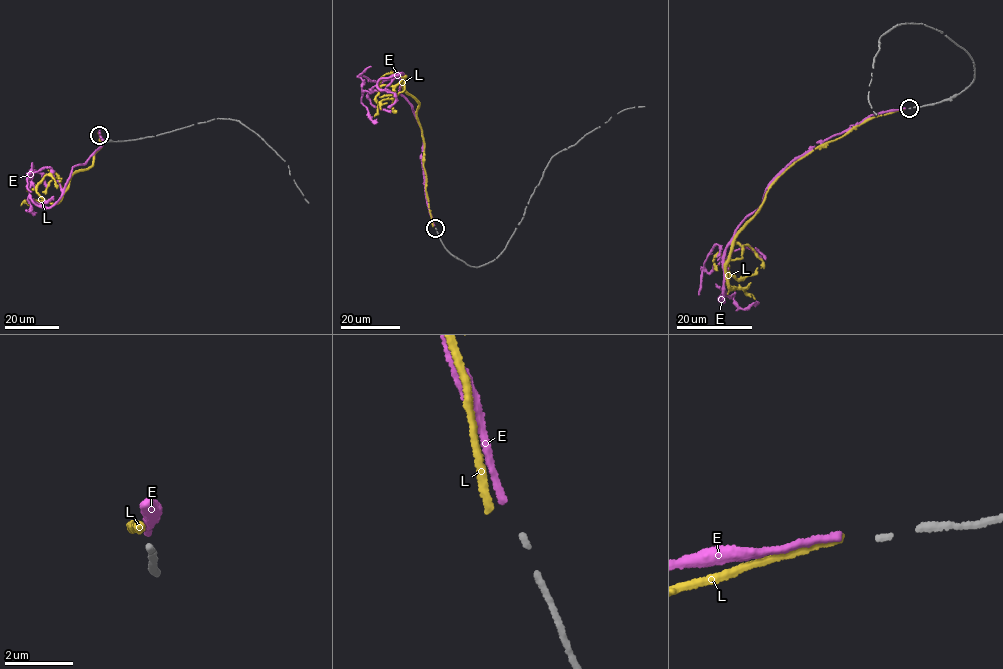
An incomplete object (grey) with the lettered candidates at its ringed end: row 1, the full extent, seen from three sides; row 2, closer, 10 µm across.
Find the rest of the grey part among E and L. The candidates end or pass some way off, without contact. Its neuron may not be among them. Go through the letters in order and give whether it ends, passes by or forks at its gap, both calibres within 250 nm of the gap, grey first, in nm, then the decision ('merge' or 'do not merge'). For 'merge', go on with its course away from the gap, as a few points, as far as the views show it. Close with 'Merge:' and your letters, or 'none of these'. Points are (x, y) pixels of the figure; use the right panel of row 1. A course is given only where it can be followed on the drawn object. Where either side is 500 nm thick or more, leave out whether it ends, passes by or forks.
E: it ends there; 130 nm thick on the grey side, 200 nm on the other; do not merge
L: it ends there; 130 nm thick on the grey side, 220 nm on the other; do not merge
Merge: none of these

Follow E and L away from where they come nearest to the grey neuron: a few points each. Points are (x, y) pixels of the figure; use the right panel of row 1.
E: (905, 109), (817, 141), (769, 184), (724, 265), (716, 244), (704, 263), (714, 269), (733, 241), (766, 259)
L: (905, 108), (867, 119), (784, 171), (737, 236), (726, 268), (732, 290), (718, 254), (713, 260), (717, 271)

